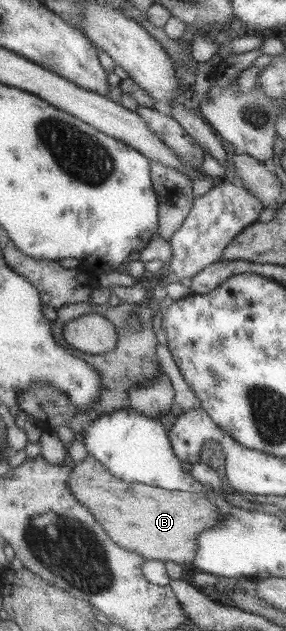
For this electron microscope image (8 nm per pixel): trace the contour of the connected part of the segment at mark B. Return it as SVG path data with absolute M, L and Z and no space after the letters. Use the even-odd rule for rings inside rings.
M91 455L75 463L67 477L67 488L75 500L92 513L113 543L127 551L137 553L143 560L190 564L195 558L197 536L222 521L222 513L206 499L205 493L187 493L141 485L137 482L126 482L109 473L109 470Z

